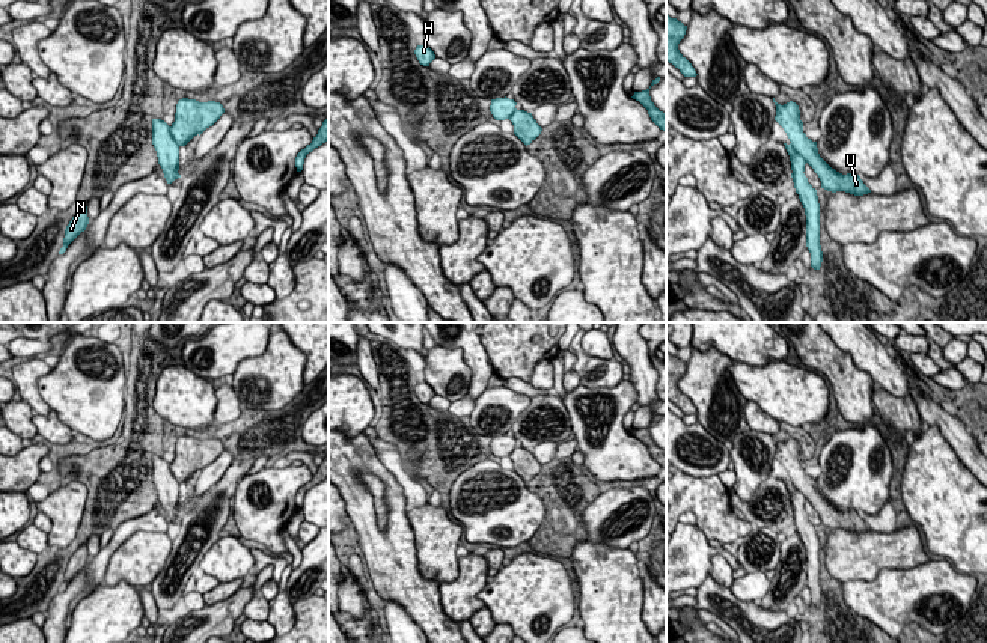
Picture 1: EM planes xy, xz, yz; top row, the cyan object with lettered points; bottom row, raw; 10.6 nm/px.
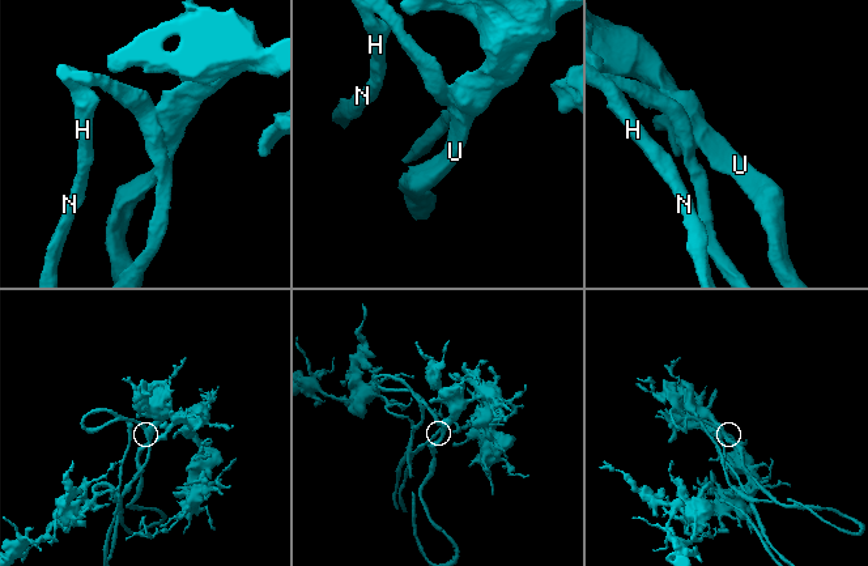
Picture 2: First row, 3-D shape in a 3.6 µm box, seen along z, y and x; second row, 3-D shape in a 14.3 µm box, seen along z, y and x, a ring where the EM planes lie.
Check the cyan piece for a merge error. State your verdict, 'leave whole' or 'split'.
leave whole

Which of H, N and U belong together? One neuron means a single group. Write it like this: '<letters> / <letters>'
H N U

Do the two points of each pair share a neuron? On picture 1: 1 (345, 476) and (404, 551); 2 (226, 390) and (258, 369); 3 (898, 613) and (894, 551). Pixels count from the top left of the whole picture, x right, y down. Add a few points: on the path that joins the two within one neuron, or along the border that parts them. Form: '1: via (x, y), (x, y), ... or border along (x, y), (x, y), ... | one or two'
1: via (356, 497), (363, 521), (383, 541) | one
2: border along (228, 380), (241, 407) | two
3: border along (930, 560), (882, 568), (873, 580), (862, 580) | two

